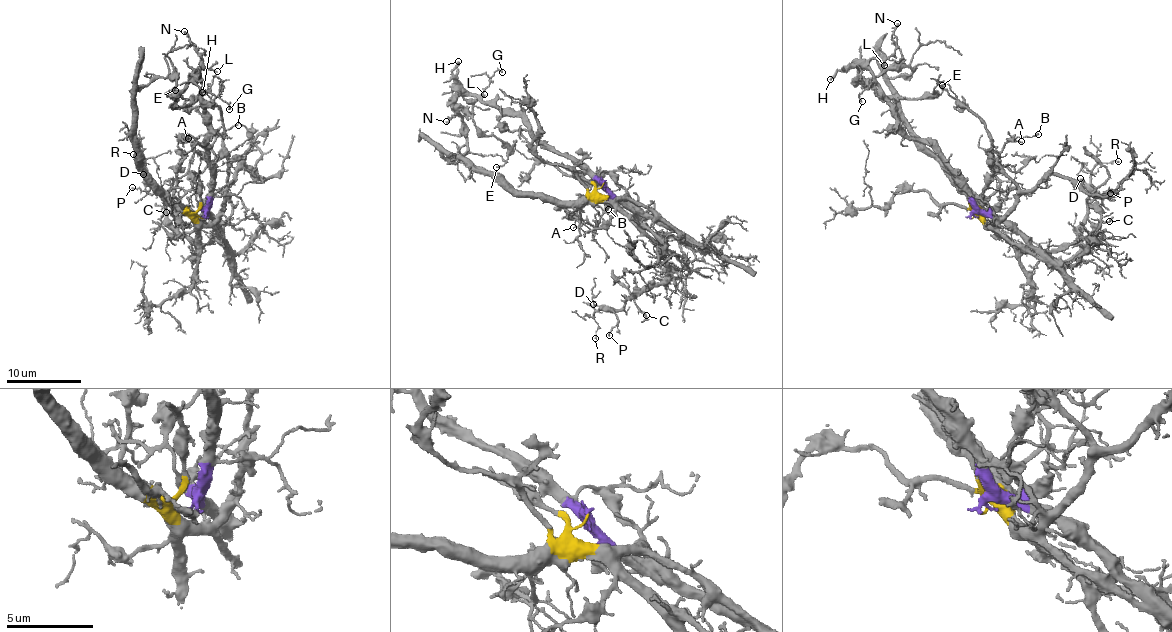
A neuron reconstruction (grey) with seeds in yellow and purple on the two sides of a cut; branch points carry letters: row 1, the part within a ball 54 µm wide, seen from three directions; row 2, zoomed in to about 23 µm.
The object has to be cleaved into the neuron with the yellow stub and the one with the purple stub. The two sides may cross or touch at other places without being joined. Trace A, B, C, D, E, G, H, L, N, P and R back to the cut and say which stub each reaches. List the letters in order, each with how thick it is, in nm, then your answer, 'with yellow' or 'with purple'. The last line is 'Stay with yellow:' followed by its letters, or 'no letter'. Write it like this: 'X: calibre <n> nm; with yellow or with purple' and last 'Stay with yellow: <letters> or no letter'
A: calibre 110 nm; with purple
B: calibre 130 nm; with purple
C: calibre 90 nm; with yellow
D: calibre 110 nm; with yellow
E: calibre 150 nm; with purple
G: calibre 160 nm; with purple
H: calibre 200 nm; with purple
L: calibre 150 nm; with purple
N: calibre 190 nm; with purple
P: calibre 120 nm; with yellow
R: calibre 90 nm; with yellow
Stay with yellow: C, D, P, R

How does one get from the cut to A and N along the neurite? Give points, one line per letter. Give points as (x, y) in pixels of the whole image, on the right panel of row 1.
A: (970, 218), (987, 210), (982, 198), (985, 182), (1000, 161), (1001, 152), (1007, 141), (1013, 138), (1021, 142)
N: (970, 218), (972, 196), (964, 178), (907, 134), (897, 108), (872, 76), (870, 61), (894, 52), (897, 22)

